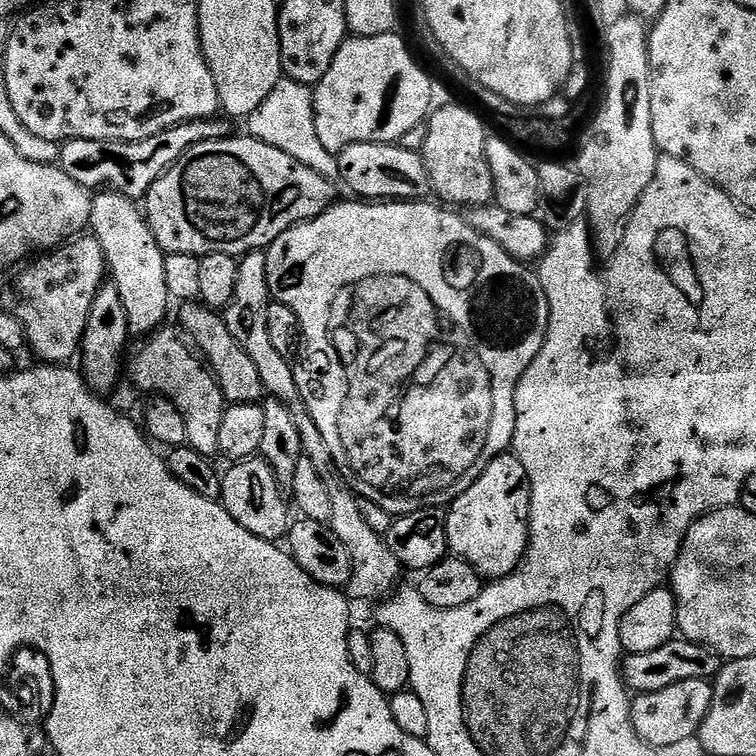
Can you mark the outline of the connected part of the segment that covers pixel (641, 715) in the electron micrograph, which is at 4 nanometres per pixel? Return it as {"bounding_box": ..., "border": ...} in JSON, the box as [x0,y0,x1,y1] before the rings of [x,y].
{"bounding_box":[632,678,712,750],"border":[[[689,678],[687,682],[674,682],[666,690],[641,692],[632,701],[632,721],[634,730],[642,742],[651,748],[663,750],[675,744],[684,744],[699,733],[702,722],[710,710],[712,686],[702,678]]]}

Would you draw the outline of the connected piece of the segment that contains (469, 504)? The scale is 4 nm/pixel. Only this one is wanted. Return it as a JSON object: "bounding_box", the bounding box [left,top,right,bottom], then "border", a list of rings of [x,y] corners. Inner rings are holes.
{"bounding_box":[447,454,530,581],"border":[[[514,454],[494,458],[486,470],[447,509],[448,546],[453,557],[464,560],[485,581],[509,576],[528,553],[530,485],[526,466]]]}

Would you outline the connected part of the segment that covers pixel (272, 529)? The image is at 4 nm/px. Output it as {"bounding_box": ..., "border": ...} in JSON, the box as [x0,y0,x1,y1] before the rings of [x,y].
{"bounding_box":[220,458,290,541],"border":[[[263,458],[242,460],[233,463],[231,467],[229,472],[223,473],[220,481],[220,500],[226,511],[232,515],[234,522],[238,522],[238,526],[246,526],[250,534],[263,540],[283,541],[290,527],[290,504],[272,467]]]}

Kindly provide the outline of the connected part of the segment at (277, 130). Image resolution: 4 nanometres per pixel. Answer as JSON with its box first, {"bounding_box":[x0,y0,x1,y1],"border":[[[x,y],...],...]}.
{"bounding_box":[247,78,340,181],"border":[[[282,78],[274,90],[270,90],[270,98],[254,110],[254,114],[247,117],[247,135],[256,140],[266,142],[286,154],[290,158],[298,158],[304,166],[318,170],[318,174],[327,180],[335,181],[340,175],[340,162],[337,153],[326,150],[322,141],[318,139],[318,130],[314,126],[314,102],[312,101],[313,89],[307,84],[299,84],[293,80]]]}

